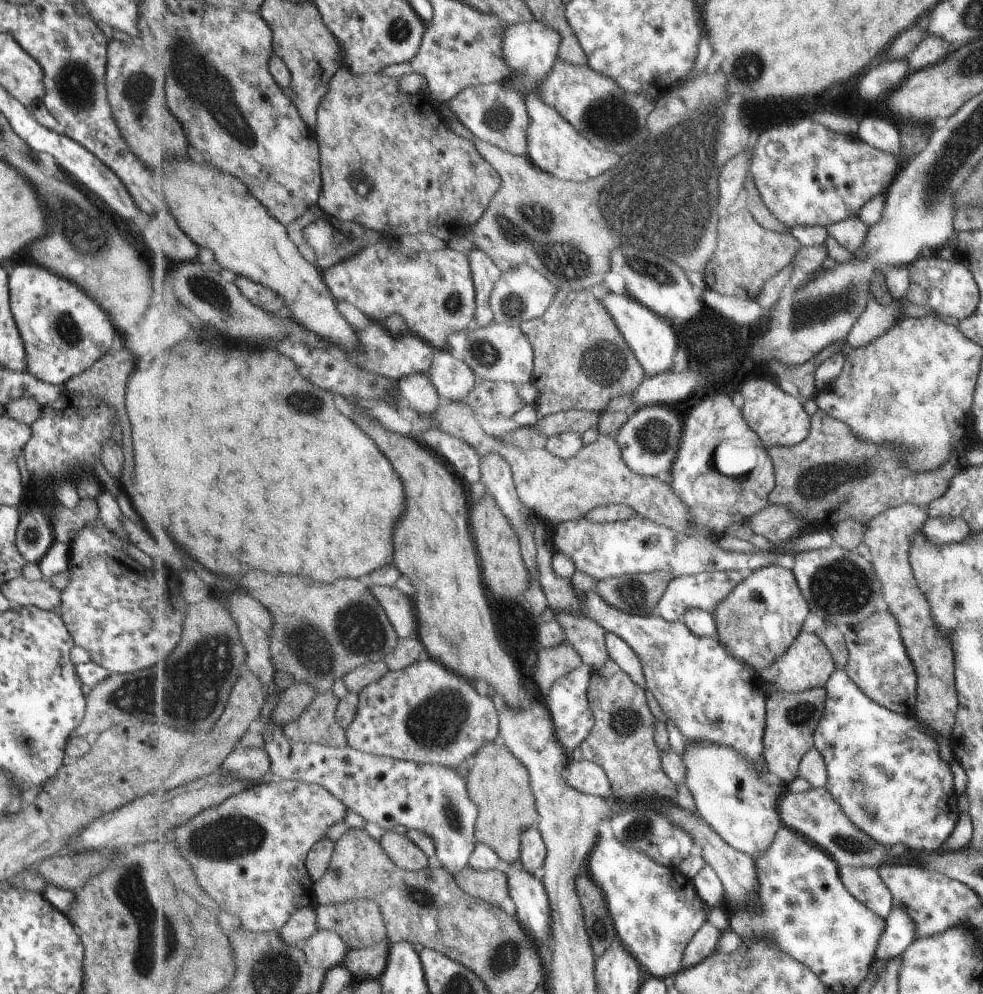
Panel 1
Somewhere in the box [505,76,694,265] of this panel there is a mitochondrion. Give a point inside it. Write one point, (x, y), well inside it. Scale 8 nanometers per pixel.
(611, 119)

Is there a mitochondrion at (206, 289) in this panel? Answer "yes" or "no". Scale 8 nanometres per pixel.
yes

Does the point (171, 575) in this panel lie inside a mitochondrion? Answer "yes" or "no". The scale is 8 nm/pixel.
no

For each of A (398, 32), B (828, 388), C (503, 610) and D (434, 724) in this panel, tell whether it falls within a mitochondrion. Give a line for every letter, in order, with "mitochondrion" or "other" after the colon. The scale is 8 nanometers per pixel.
A: mitochondrion
B: other
C: mitochondrion
D: mitochondrion

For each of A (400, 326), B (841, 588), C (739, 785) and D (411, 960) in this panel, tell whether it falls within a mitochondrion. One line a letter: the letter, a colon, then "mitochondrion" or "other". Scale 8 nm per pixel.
A: other
B: mitochondrion
C: other
D: other

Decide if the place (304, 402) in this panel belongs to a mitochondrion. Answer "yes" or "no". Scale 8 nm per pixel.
yes

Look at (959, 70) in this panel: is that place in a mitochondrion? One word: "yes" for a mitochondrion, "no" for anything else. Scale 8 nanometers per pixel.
yes

